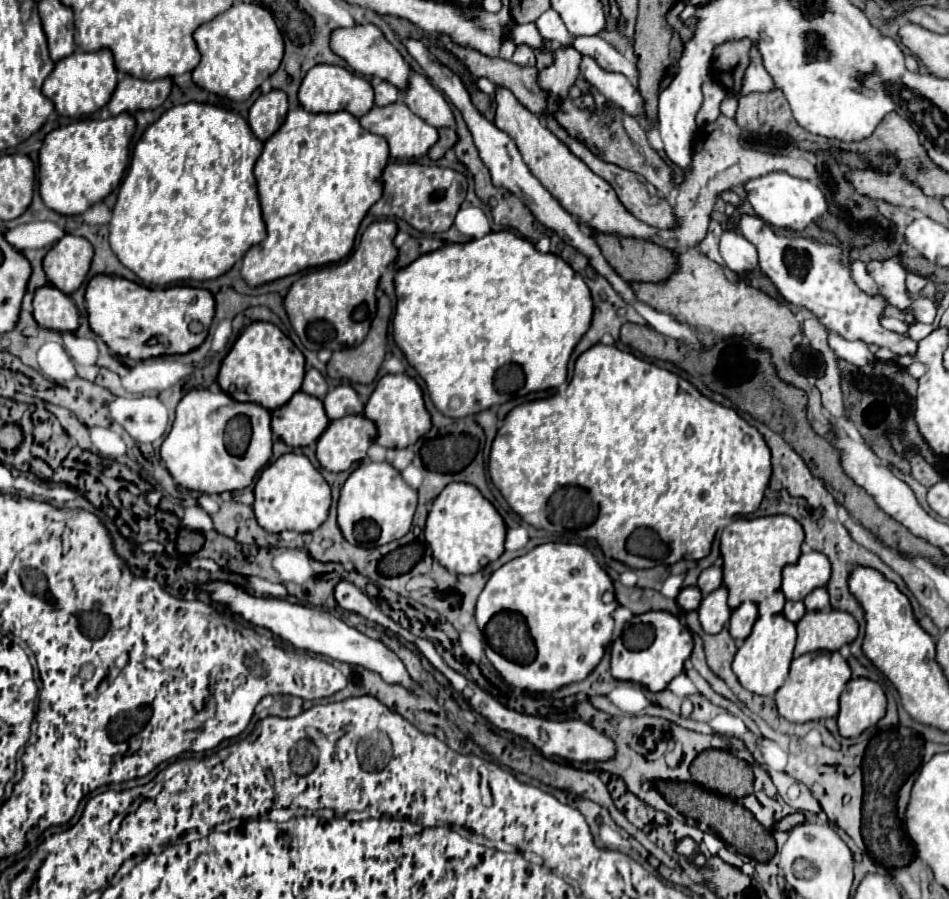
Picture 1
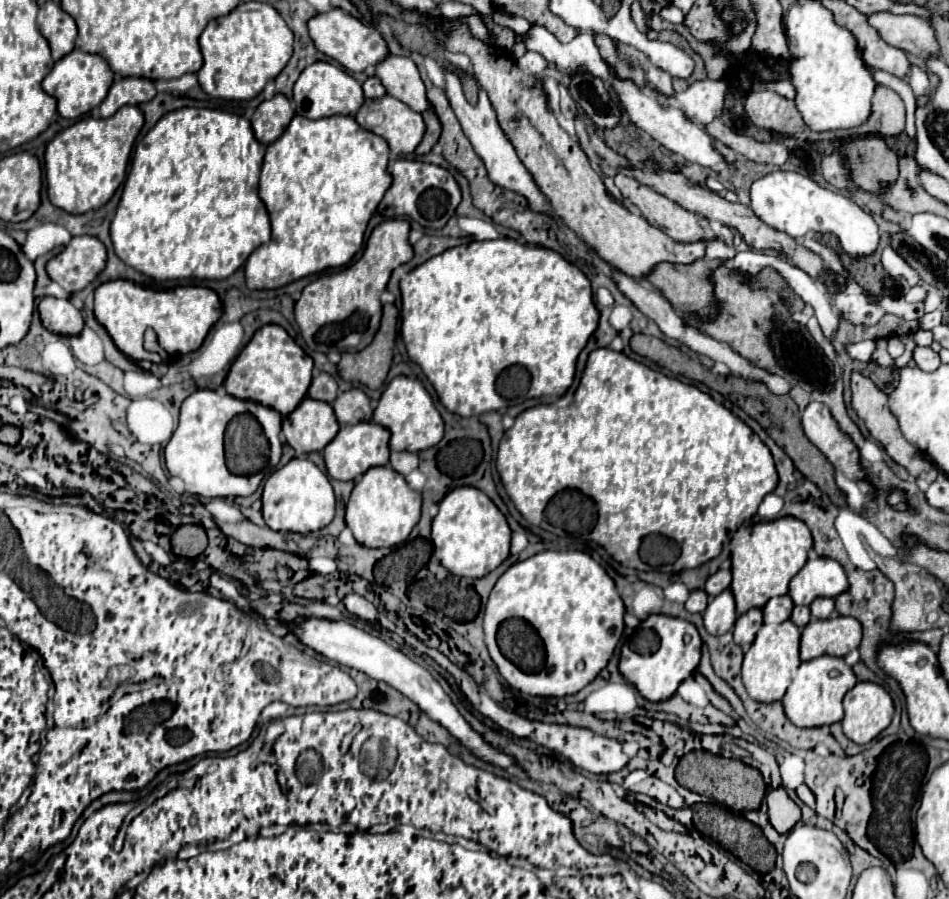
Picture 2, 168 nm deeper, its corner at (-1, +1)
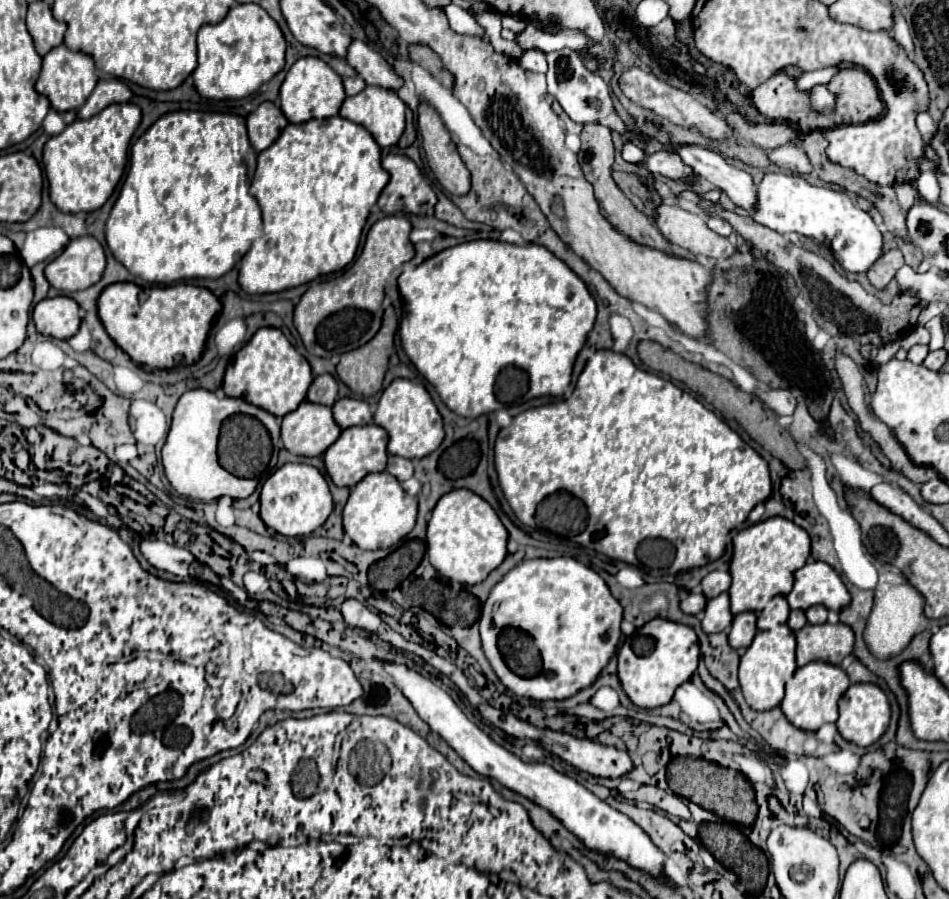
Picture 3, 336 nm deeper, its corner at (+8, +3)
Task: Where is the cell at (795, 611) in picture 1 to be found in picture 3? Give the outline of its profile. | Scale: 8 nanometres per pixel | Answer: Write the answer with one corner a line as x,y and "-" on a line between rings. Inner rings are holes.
790,611
790,619
788,619
788,627
792,631
800,631
806,625
806,615
804,611

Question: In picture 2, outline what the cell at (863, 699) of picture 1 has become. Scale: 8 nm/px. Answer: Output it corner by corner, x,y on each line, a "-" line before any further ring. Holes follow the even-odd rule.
857,683
845,693
843,707
843,733
859,745
875,739
893,717
893,701
877,683

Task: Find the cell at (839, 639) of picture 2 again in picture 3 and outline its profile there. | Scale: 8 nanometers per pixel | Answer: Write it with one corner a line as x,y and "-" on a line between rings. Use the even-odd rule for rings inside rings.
804,625
796,633
796,661
798,667
810,661
826,661
830,665
840,665
844,657
852,653
854,633
848,625

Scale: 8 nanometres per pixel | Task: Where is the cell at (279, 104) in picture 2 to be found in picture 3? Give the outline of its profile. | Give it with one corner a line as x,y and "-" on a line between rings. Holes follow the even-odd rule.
266,101
262,103
256,111
252,111
246,119
248,123
248,137
250,137
250,145
260,153
266,147
270,147
278,135
282,133
282,129
288,125
284,113
280,111
278,105

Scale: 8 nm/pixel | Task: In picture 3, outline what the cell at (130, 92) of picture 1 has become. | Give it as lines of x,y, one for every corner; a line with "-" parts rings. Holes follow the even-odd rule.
102,79
94,87
92,95
82,105
82,109
78,111
78,119
90,119
90,115
96,115
110,103
126,103
130,101
130,97
132,97
132,91
128,89
126,83
118,79

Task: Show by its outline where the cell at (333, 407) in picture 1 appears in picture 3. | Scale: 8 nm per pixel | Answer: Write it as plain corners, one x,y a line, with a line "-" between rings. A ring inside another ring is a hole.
346,397
340,399
334,407
332,407
334,419
342,429
354,427
354,425
368,425
372,423
372,413
366,401
362,399
354,399
354,397

